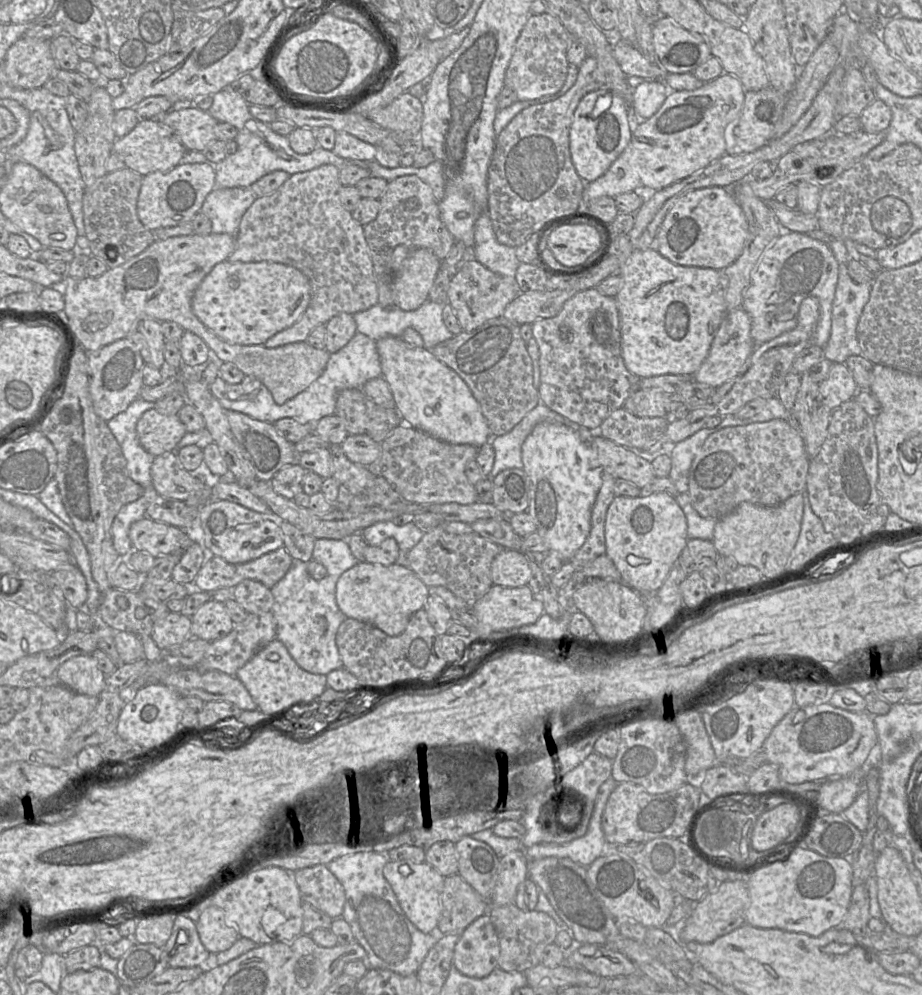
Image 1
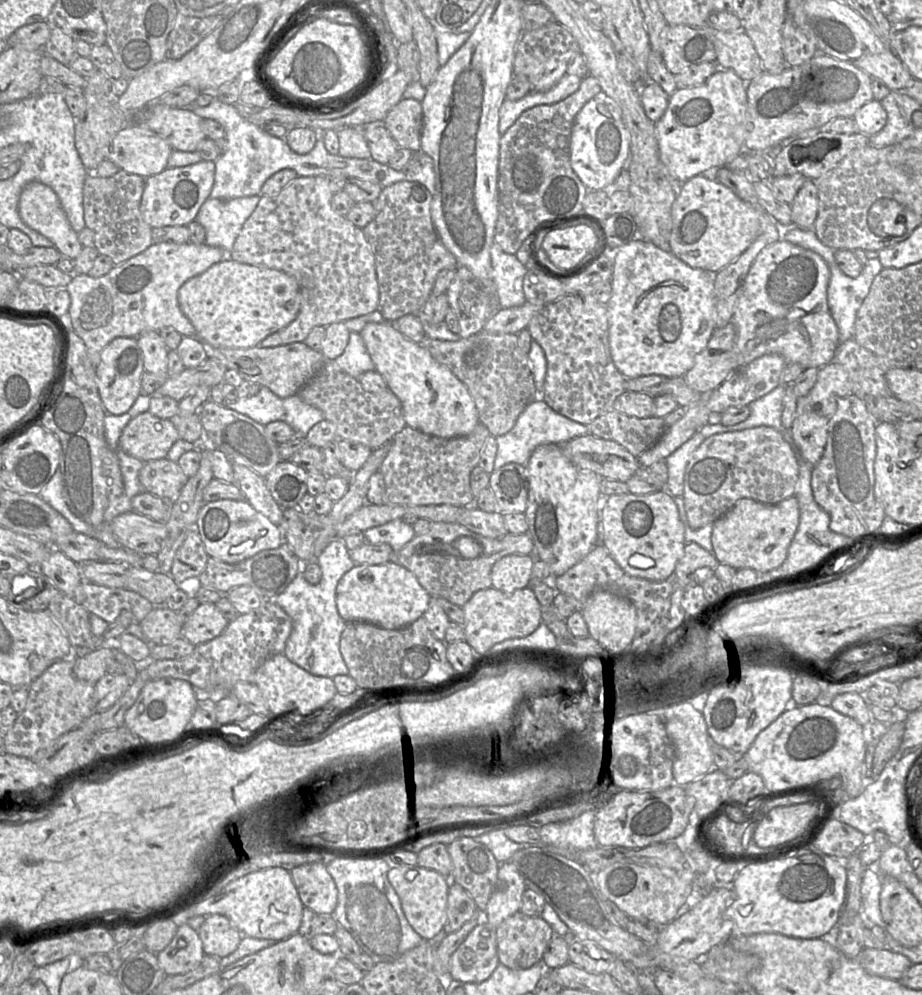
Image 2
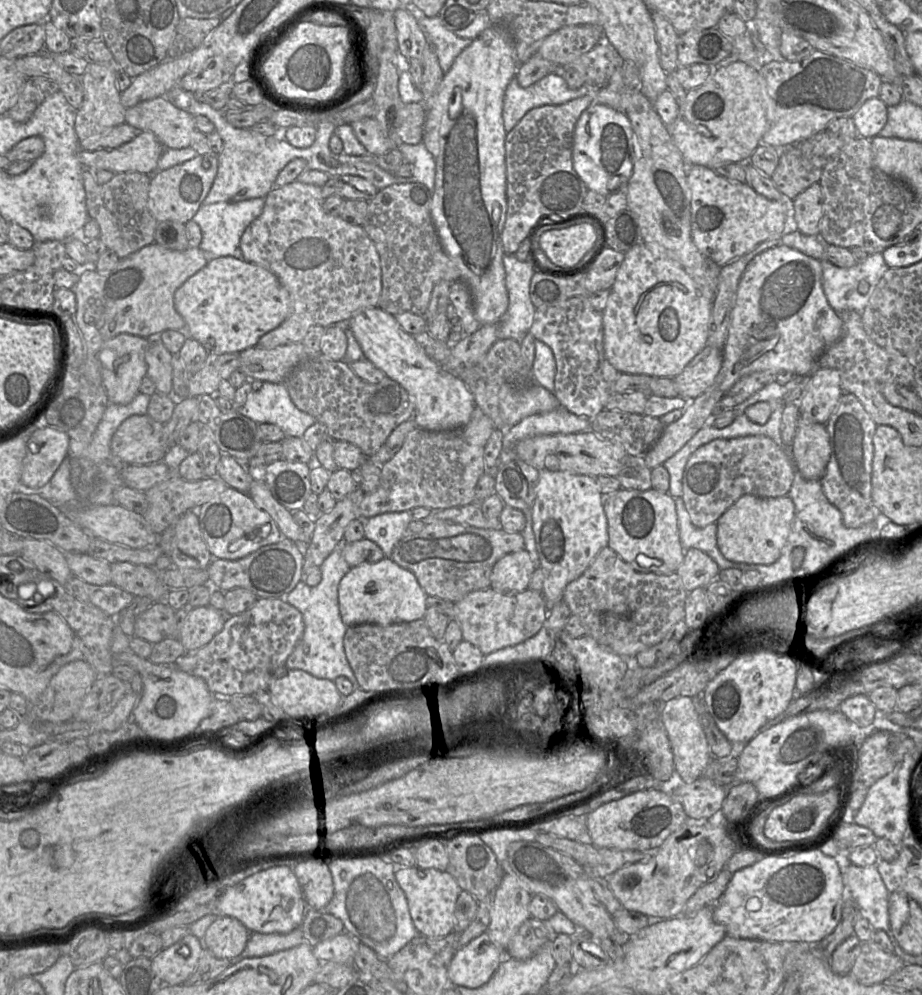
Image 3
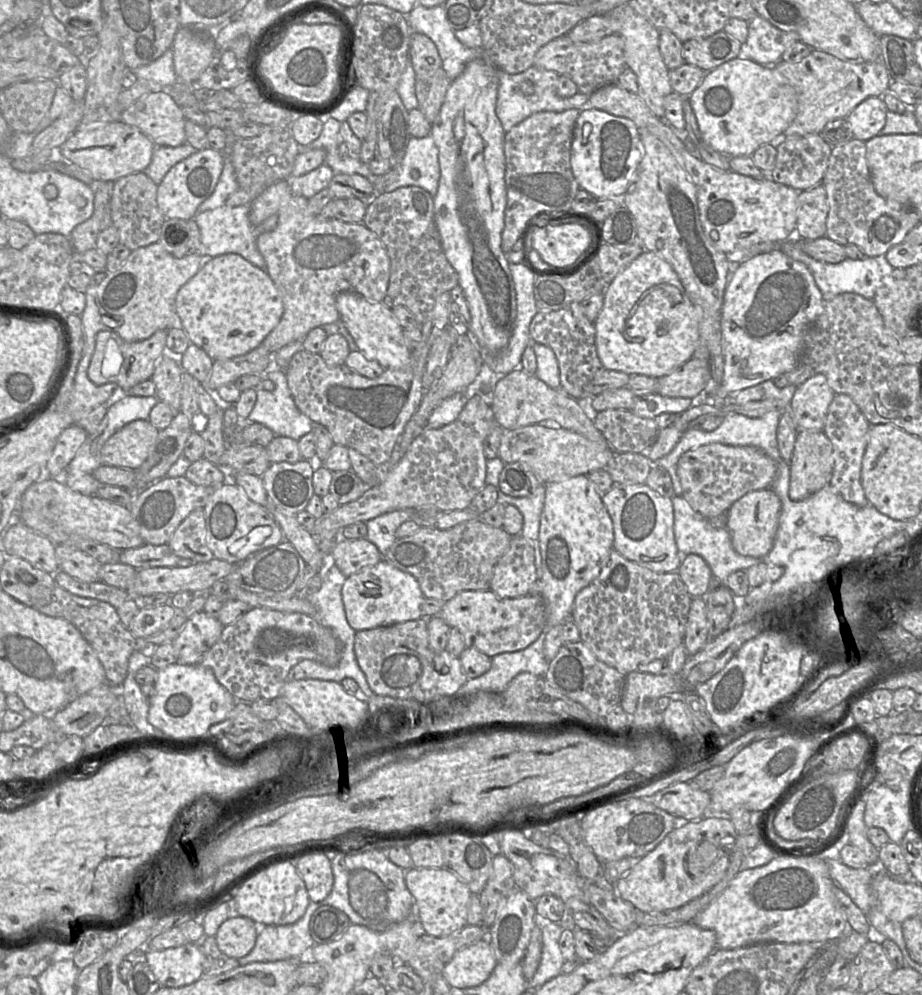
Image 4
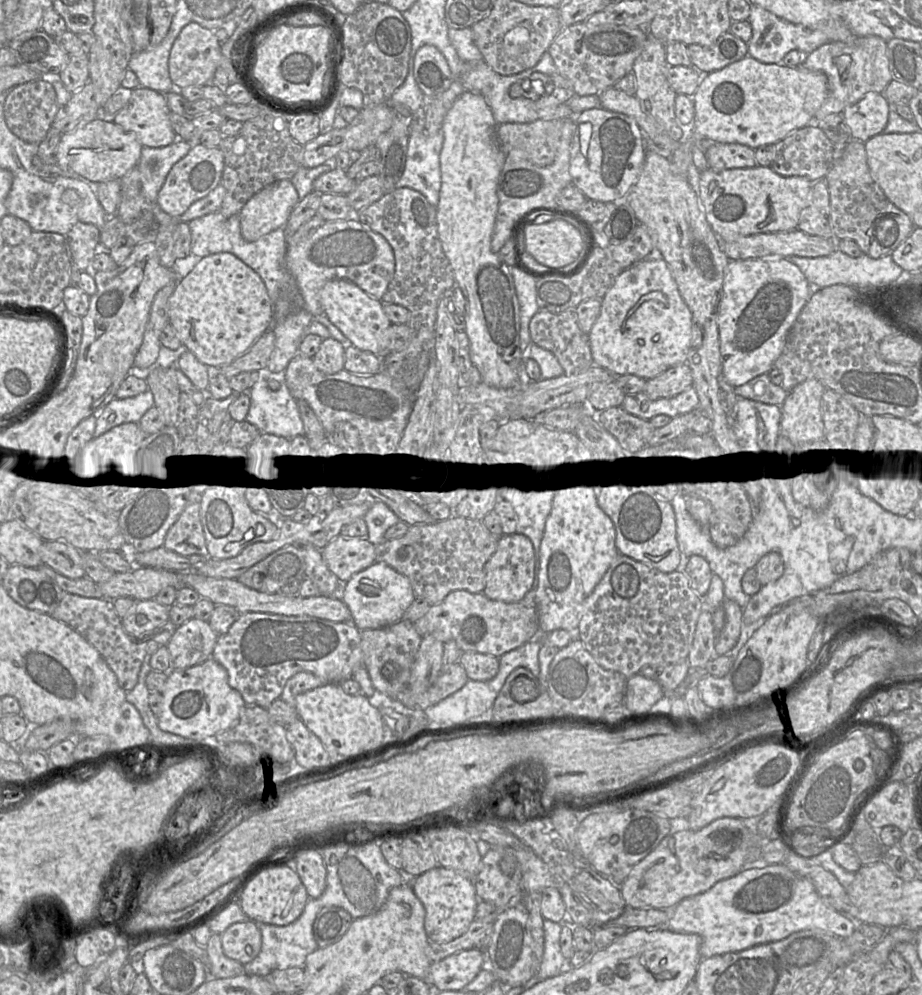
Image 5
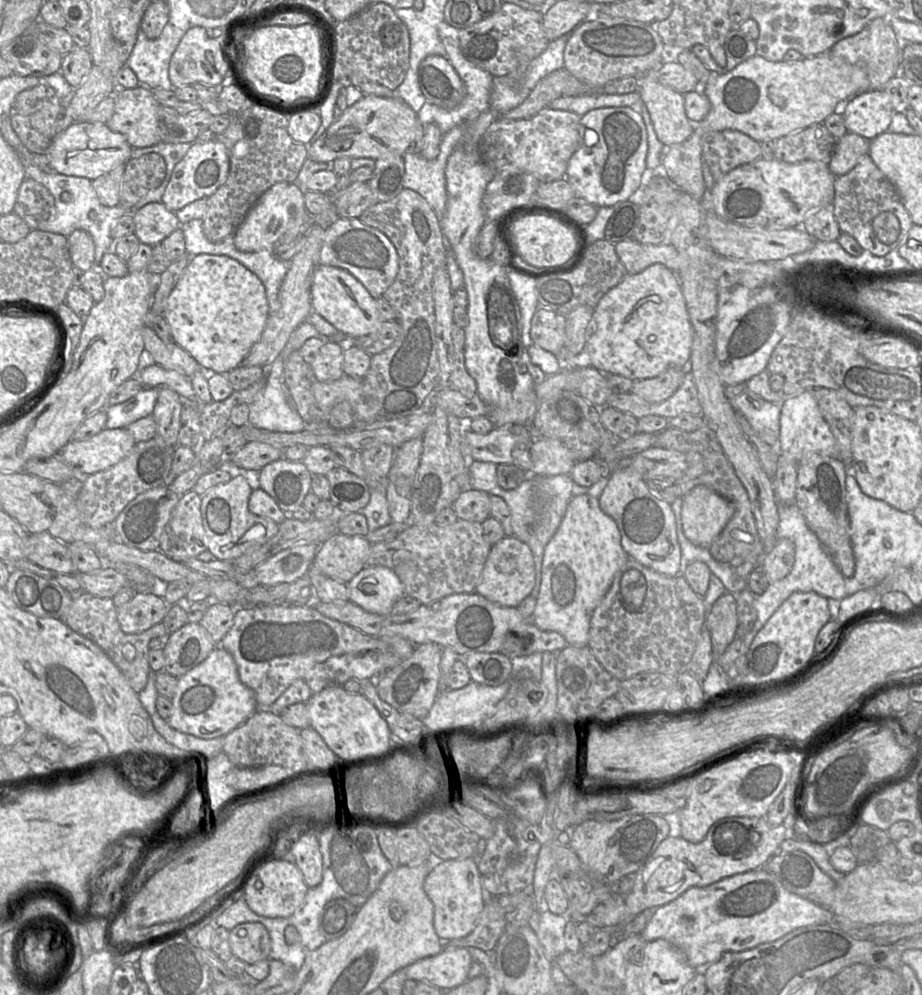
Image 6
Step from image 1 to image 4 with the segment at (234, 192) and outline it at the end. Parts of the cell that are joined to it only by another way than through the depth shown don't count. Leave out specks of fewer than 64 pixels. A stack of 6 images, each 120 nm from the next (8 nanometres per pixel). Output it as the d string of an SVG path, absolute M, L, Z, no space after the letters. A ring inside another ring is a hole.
M245 204L236 207L218 207L196 214L194 221L200 231L200 247L197 253L210 257L235 253L254 266L265 270L265 260L257 248L256 241L260 234L273 231L277 227L278 216L274 214L255 226L249 221L249 213L250 204Z

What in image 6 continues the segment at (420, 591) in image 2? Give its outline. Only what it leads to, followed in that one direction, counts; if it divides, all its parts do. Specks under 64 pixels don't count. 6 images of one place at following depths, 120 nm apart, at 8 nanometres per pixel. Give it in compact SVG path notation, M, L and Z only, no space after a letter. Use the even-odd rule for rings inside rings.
M365 566L346 584L349 600L377 615L392 613L395 602L405 595L399 577L385 566Z

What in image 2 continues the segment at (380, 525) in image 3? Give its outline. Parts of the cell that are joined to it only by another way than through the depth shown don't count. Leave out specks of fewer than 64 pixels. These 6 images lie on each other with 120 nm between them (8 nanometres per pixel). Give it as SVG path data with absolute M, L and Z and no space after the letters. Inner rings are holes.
M396 519L366 530L364 536L369 544L390 545L396 555L415 537L415 532L412 525L405 523L402 519Z

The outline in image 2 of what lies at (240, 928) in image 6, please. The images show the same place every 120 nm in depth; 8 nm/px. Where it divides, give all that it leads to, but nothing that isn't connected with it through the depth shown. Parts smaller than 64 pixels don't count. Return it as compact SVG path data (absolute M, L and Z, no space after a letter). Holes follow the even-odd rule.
M220 914L206 916L198 931L207 956L222 959L232 954L242 940L242 933L231 921Z

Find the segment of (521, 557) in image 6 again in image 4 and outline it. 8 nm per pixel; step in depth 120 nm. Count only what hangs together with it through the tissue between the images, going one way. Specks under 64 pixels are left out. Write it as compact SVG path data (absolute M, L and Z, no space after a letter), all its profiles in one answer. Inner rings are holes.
M521 535L513 536L493 570L490 590L500 598L526 596L537 579L534 549Z

